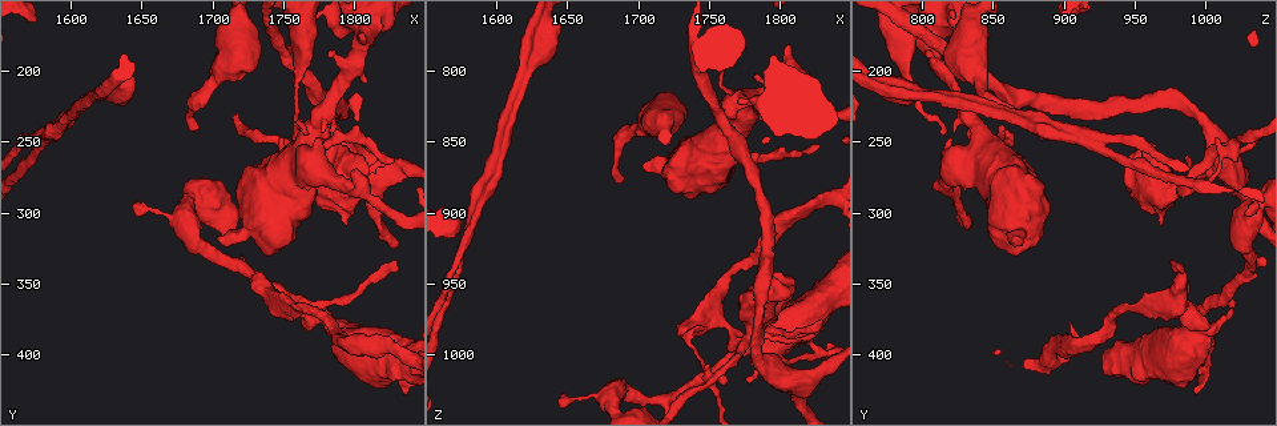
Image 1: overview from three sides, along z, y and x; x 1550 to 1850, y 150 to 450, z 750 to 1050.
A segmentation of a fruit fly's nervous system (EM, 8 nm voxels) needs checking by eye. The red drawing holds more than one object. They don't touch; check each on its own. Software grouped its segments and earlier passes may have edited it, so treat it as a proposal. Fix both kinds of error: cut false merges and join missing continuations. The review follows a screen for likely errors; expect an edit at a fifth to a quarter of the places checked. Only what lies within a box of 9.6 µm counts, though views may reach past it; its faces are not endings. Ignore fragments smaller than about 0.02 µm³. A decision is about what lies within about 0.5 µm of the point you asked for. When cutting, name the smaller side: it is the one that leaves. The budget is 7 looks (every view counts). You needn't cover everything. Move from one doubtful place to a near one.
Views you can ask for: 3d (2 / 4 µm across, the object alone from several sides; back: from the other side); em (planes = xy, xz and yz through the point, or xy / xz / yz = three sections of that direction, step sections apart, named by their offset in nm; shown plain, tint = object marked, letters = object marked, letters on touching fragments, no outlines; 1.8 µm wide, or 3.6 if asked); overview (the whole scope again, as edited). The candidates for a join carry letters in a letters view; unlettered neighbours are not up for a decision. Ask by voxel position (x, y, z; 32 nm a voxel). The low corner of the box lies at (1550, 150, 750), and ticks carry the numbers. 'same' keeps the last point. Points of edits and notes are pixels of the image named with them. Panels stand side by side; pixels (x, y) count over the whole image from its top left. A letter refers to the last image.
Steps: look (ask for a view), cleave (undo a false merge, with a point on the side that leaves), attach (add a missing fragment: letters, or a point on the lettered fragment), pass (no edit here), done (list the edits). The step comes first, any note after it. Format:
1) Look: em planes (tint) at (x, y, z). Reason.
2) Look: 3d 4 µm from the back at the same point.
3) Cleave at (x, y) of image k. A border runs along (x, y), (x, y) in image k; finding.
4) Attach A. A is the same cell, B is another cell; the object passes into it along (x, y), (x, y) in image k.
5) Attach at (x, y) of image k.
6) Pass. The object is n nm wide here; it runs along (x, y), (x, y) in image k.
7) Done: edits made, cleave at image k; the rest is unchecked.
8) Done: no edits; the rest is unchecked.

Look: em yz step 4 (letters) at (1730, 342, 984). Stops while still wide.

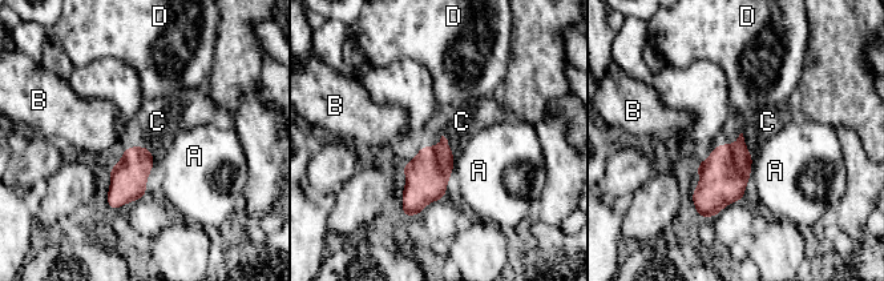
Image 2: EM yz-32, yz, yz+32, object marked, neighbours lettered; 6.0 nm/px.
Attach C. C is the same cell, A, B and D are other cells; it goes on there.

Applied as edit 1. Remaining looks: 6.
Look: 3d 2 µm at (1754, 256, 1016). Branch point.

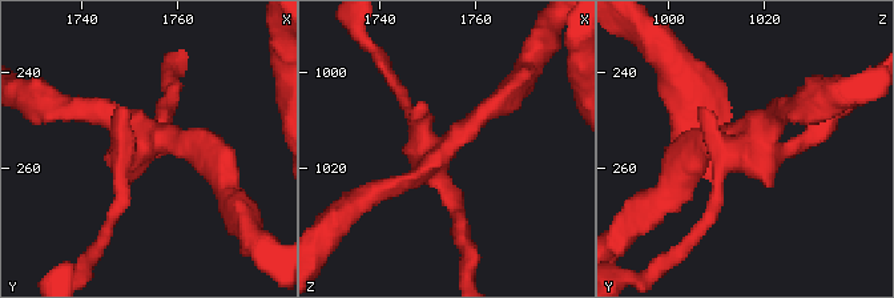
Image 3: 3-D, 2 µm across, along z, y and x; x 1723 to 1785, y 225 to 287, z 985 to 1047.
Look: em xy step 8 (tint) at (1752, 256, 1016). Now the EM.

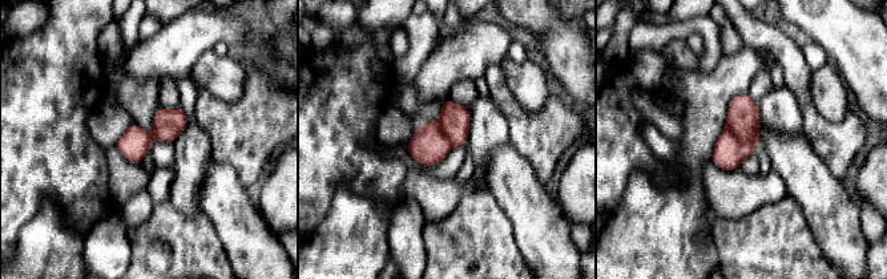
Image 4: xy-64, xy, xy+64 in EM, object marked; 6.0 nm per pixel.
Look: em planes (letters) at the same point. Cut it another way.

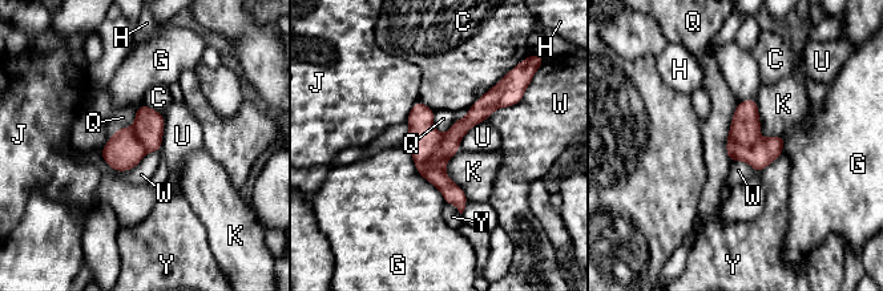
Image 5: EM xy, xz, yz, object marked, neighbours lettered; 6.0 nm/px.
Cleave at (423, 141) of image 5. C, G, H, J, K, Q, U, W and Y are other cells; a border runs along (443, 134), (430, 164) in image 5; a second neuron is stuck on.

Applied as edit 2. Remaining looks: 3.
Look: overview. Redraw.

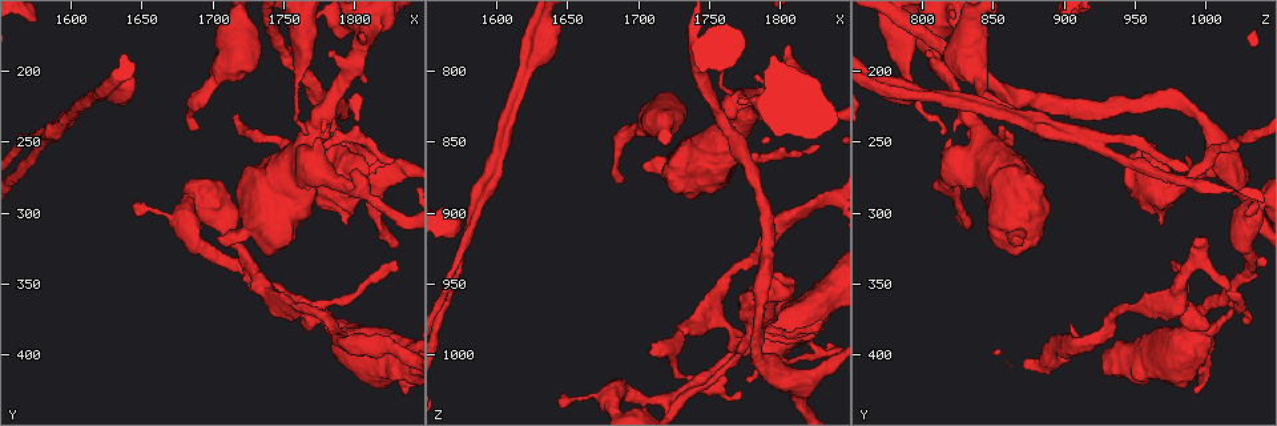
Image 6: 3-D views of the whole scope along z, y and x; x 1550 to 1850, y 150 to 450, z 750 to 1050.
Look: 3d 4 µm at (1692, 238, 876). End of a long branch.

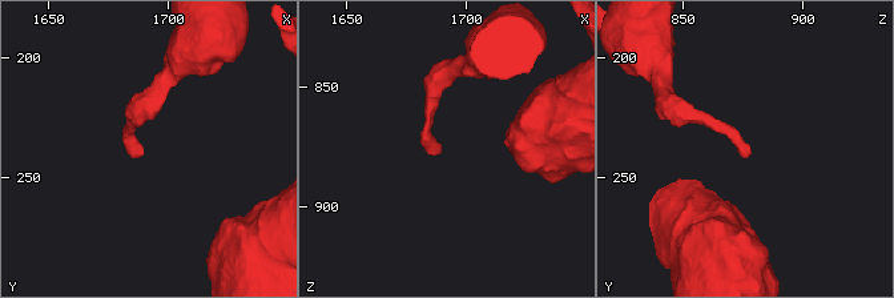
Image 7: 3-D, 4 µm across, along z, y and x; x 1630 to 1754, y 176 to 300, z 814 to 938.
Look: em xz step 8 (letters) at (1691, 238, 876). Need the tissue.

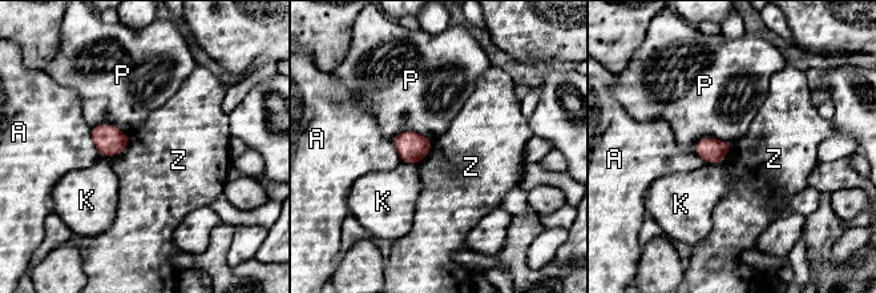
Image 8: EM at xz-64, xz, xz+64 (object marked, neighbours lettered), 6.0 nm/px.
Pass. The object is 120 nm wide here; A, K, P and Z are other cells; a border runs along (128, 133), (120, 153), (100, 155) in image 8; no lettered fragment goes on from it.

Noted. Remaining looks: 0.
Done: edits made, attach at image 2, cleave at image 5; the rest is unchecked.

